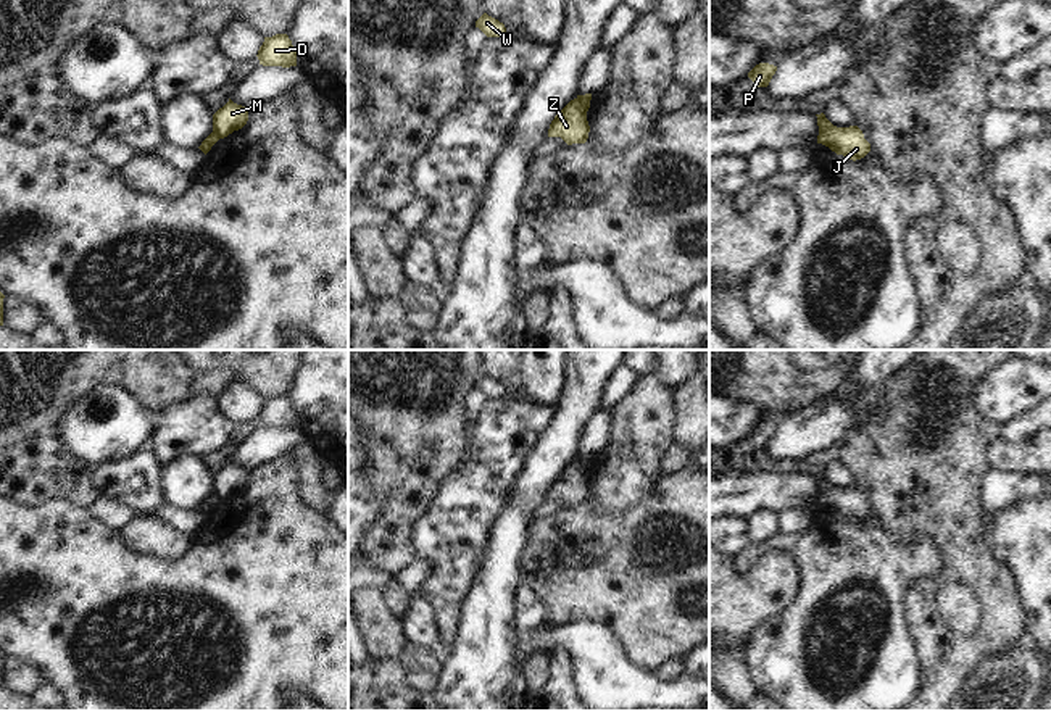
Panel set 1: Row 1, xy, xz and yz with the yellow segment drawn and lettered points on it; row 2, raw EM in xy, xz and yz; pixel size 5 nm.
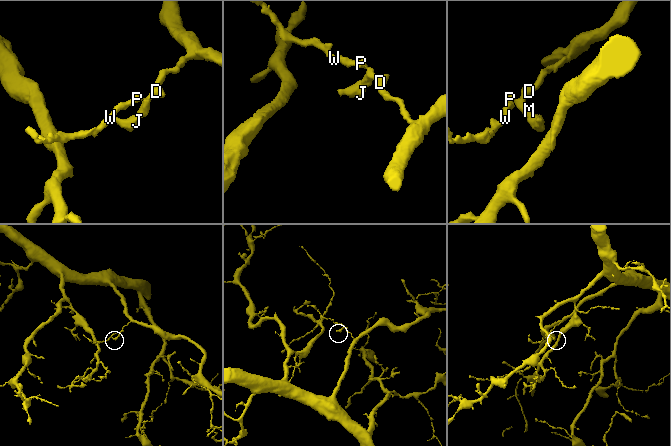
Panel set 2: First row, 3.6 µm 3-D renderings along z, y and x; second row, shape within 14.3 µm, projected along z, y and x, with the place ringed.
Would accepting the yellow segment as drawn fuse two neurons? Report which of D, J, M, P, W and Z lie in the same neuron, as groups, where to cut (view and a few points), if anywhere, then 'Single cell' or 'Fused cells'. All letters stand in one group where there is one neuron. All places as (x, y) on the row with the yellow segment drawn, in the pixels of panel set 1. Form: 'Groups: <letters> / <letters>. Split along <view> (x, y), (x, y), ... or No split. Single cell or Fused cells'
Groups: D M P W / J Z. Split along xz (576, 99), (585, 113). Fused cells

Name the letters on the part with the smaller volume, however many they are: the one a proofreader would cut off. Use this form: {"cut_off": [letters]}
{"cut_off": ["J", "Z"]}

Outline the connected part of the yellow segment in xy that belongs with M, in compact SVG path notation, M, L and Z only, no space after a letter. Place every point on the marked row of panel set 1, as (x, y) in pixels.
M229 102L213 114L213 132L224 139L234 131L242 129L248 121L248 110L242 105Z

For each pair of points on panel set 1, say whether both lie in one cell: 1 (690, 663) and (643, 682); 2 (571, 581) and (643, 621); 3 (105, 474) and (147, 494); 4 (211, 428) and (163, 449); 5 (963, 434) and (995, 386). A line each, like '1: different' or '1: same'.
1: different
2: same
3: same
4: same
5: different

